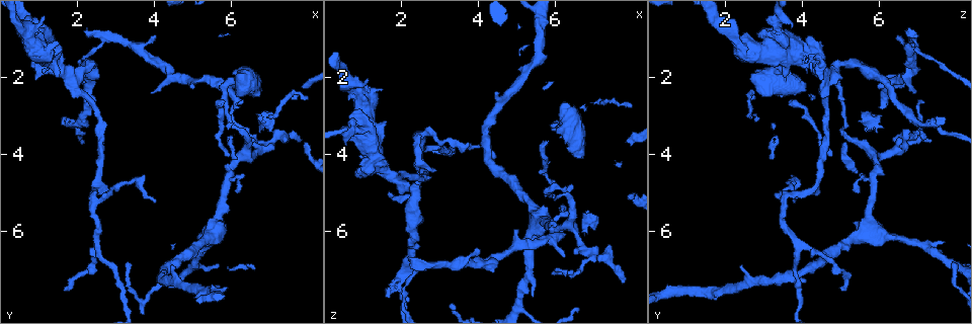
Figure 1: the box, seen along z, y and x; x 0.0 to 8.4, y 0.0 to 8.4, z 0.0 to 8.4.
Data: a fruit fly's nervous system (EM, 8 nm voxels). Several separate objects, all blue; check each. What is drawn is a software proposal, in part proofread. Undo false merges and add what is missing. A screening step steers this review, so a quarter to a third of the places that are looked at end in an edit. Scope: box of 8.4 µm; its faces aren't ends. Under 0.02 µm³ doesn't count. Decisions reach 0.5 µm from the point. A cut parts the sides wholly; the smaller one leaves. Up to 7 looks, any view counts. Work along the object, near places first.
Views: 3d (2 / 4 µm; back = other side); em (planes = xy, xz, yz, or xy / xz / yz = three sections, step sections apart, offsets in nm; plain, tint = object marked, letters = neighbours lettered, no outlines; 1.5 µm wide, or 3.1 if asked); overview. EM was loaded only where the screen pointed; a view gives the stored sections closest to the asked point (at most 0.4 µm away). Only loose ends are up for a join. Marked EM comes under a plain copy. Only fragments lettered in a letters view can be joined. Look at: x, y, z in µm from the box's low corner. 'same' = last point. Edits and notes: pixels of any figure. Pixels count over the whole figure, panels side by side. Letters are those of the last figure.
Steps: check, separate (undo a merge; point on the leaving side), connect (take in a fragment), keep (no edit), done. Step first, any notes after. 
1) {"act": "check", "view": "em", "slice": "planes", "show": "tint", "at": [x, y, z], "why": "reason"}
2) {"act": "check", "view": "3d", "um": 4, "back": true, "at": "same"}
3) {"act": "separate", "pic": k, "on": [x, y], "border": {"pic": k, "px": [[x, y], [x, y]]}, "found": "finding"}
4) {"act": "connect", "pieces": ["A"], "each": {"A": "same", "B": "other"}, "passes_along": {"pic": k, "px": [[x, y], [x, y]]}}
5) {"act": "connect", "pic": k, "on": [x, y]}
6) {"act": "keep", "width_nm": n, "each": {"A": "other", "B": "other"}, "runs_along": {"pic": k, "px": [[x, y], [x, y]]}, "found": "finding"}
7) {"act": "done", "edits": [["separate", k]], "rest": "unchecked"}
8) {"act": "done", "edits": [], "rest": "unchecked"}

{"act": "check", "view": "em", "slice": "yz", "step": 4, "show": "tint", "at": [2.40, 5.20, 3.50], "why": "sharp bend"}

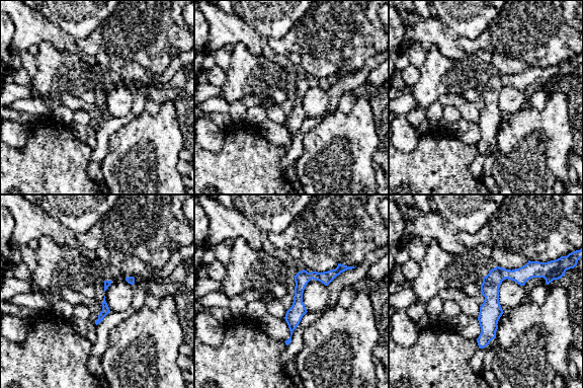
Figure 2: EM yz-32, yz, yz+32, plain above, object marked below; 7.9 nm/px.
{"act": "check", "view": "em", "slice": "yz", "step": 4, "show": "letters", "at": "same", "why": "see the neighbours"}

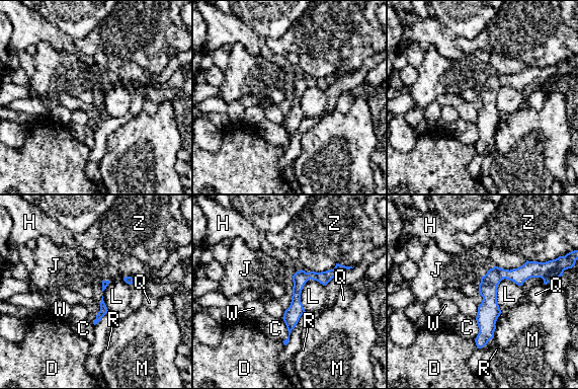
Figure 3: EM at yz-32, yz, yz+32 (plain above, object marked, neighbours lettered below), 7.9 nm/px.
{"act": "keep", "longest_contact_nm": ["L", 280], "each": {"C": "other", "D": "other", "H": "other", "J": "other", "L": "other", "M": "other", "Q": "other", "R": "other", "W": "other", "Z": "other"}, "border": {"pic": 3, "px": [[505, 278], [497, 288], [501, 312]]}, "found": "continuous, no second neuron"}

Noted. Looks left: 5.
{"act": "check", "view": "em", "slice": "planes", "show": "letters", "at": [0.80, 1.50, 4.55], "why": "an open end"}

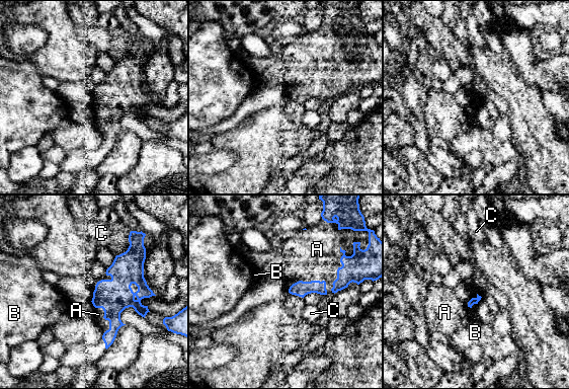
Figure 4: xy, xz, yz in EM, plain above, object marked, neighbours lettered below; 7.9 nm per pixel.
{"act": "connect", "pieces": ["A"], "each": {"A": "same", "B": "other", "C": "other"}, "found": "it goes on there"}

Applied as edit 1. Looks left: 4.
{"act": "check", "view": "3d", "um": 2, "at": [2.25, 0.75, 6.80], "why": "free end"}

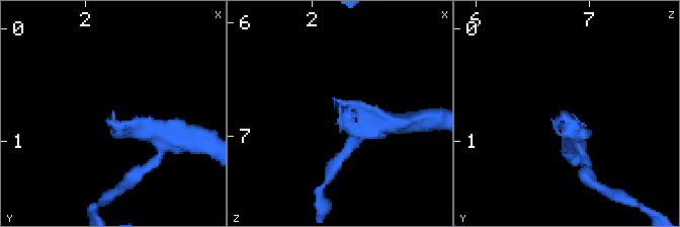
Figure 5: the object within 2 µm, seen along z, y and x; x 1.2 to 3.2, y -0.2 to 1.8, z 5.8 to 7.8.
{"act": "check", "view": "em", "slice": "yz", "step": 8, "show": "tint", "at": [2.22, 0.74, 6.72]}

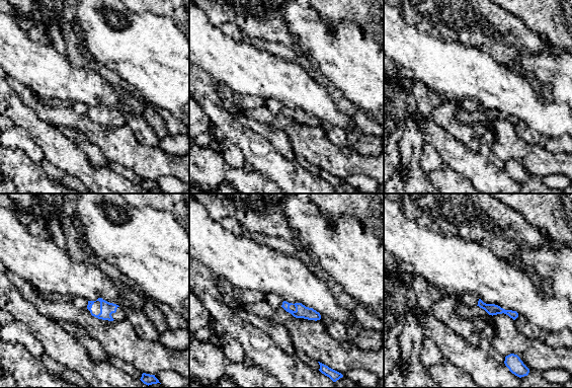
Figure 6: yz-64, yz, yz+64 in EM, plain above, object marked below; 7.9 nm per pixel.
{"act": "check", "view": "em", "slice": "planes", "show": "letters", "at": "same", "why": "another direction"}

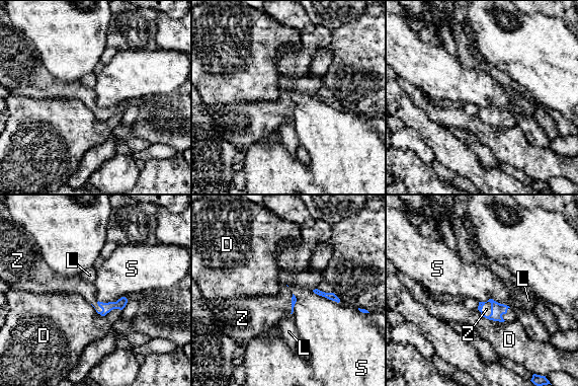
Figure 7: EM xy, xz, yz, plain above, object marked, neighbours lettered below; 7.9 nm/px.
{"act": "connect", "pieces": ["Z"], "each": {"D": "other", "L": "other", "S": "other", "Z": "same"}, "passes_along": {"pic": 7, "px": [[497, 310], [491, 309], [486, 309]]}, "found": "the neuron continues"}

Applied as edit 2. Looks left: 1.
{"act": "done", "edits": [["connect", 4], ["connect", 7]], "rest": "unchecked"}

